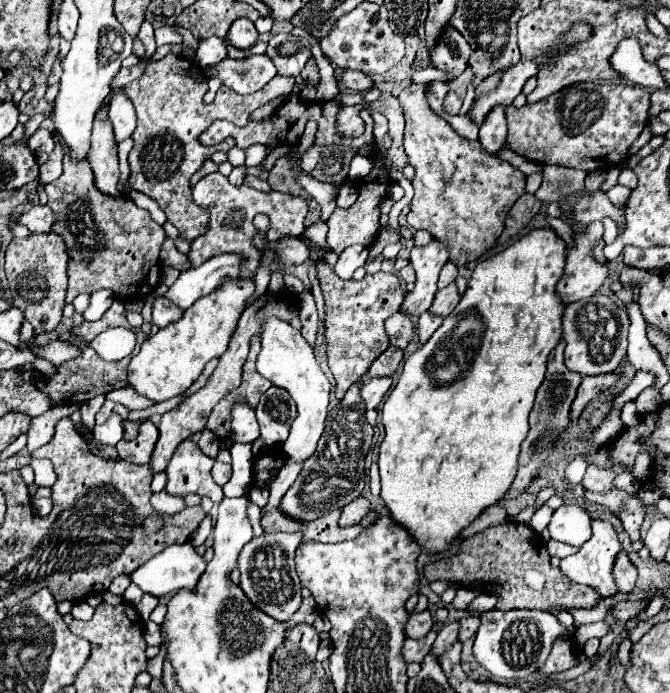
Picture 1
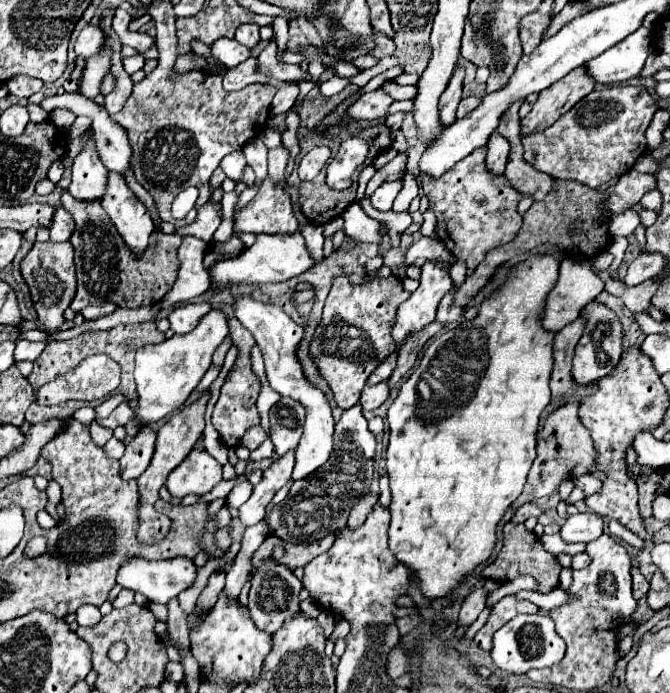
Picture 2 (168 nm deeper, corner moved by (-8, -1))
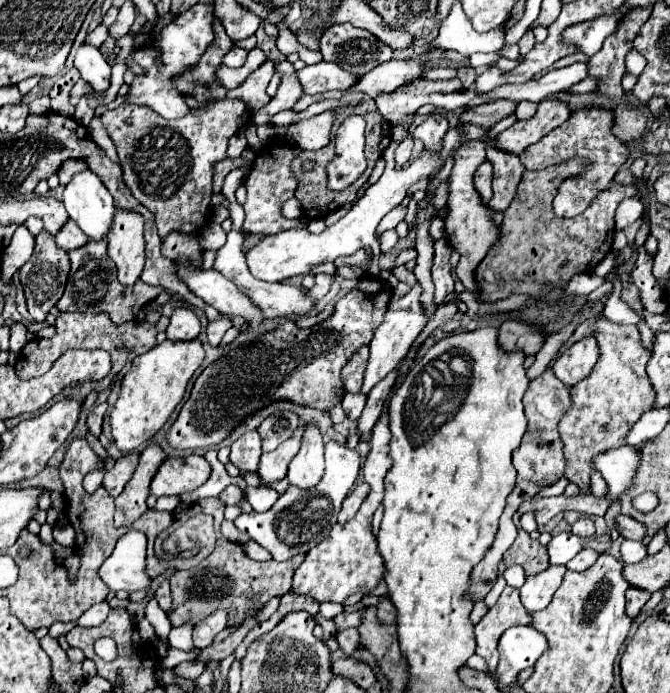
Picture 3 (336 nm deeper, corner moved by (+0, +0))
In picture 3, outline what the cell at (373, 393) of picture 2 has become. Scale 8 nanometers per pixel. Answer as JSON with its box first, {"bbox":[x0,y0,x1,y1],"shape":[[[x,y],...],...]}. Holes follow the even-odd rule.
{"bbox":[341,393,367,419],"shape":[[[345,393],[341,407],[349,419],[359,419],[365,401],[367,401],[367,397],[363,397],[361,393]]]}

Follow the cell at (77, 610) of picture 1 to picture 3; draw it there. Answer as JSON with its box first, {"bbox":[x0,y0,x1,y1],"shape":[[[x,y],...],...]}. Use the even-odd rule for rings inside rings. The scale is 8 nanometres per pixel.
{"bbox":[48,622,77,638],"shape":[[[55,622],[49,627],[48,634],[53,638],[58,638],[60,635],[68,634],[76,625],[77,622]]]}

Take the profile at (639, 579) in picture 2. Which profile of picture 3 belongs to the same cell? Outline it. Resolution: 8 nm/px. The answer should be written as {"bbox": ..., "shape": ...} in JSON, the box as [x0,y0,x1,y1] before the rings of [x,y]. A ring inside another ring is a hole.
{"bbox":[625,589,651,619],"shape":[[[627,589],[625,613],[635,619],[643,609],[643,605],[649,601],[651,593],[648,591],[637,591],[637,589]]]}

